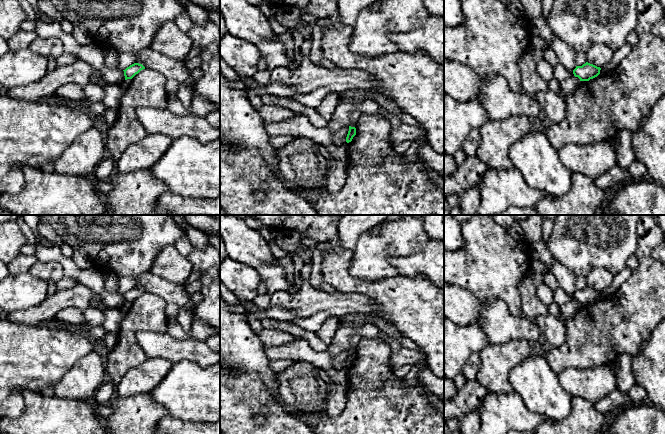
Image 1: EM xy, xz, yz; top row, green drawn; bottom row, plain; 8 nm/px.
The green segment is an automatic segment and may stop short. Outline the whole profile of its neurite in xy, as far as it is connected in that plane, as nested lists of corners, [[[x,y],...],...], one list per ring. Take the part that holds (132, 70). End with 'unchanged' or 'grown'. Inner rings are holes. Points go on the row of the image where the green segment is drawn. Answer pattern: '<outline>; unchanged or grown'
[[[134,63],[127,67],[124,71],[125,80],[132,79],[136,74],[138,74],[141,70],[145,69],[142,64]]]; unchanged

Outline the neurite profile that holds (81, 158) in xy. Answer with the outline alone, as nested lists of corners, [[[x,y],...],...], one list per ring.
[[[93,125],[54,162],[54,171],[59,174],[92,178],[97,166],[105,157],[105,134]]]

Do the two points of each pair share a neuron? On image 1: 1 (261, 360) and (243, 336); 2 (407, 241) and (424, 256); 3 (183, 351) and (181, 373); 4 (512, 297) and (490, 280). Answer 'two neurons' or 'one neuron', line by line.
1: one neuron
2: two neurons
3: two neurons
4: one neuron

